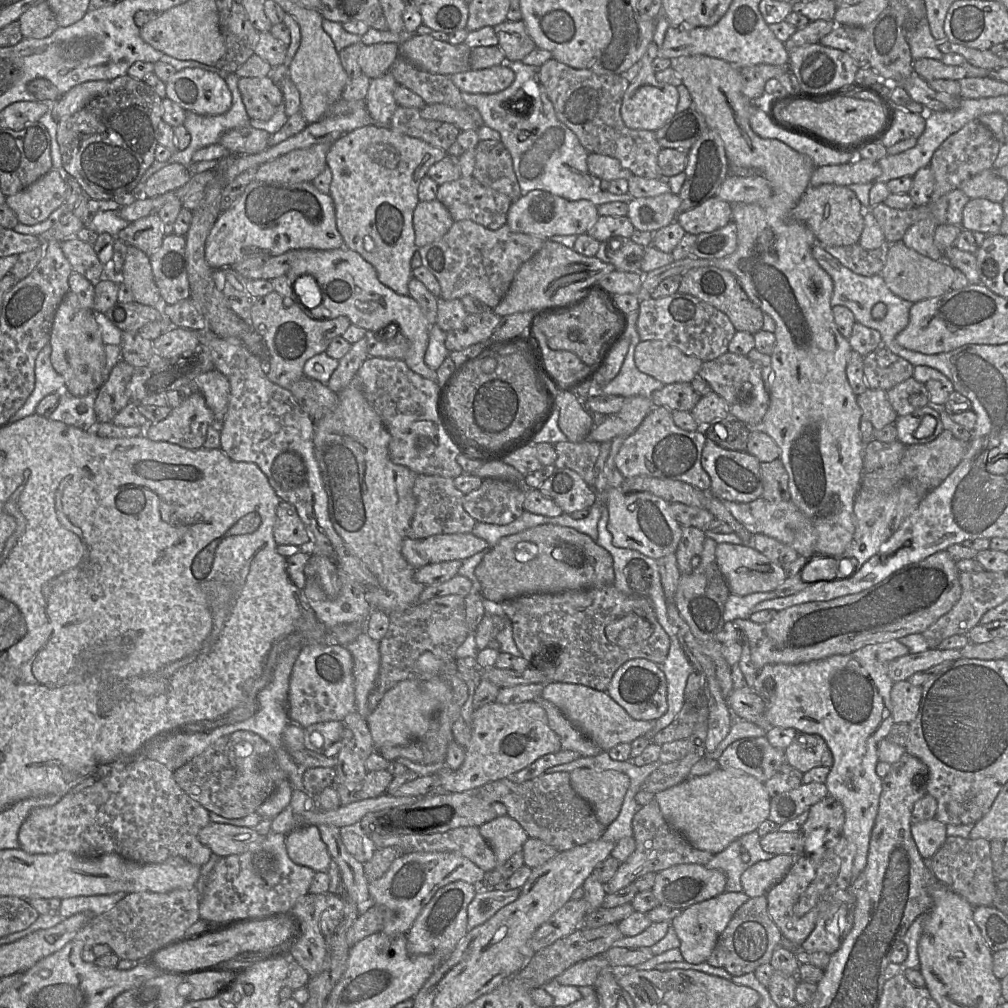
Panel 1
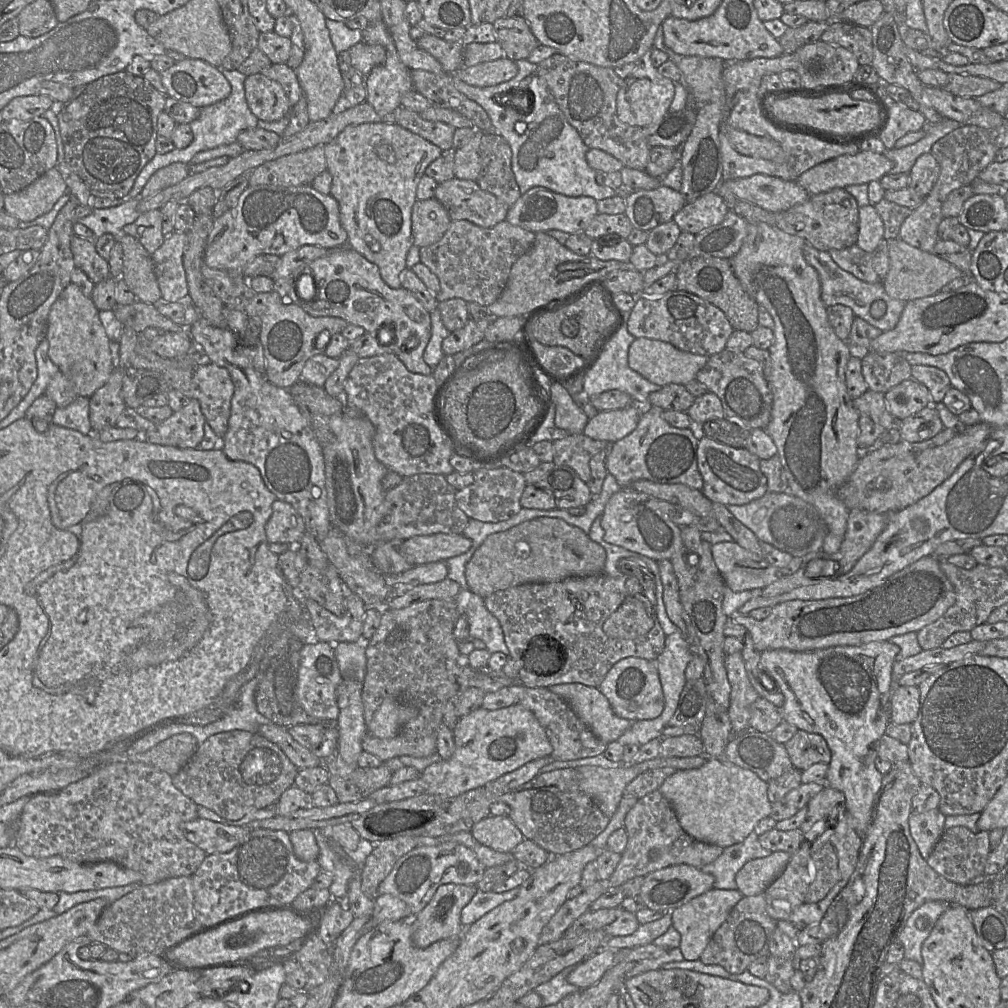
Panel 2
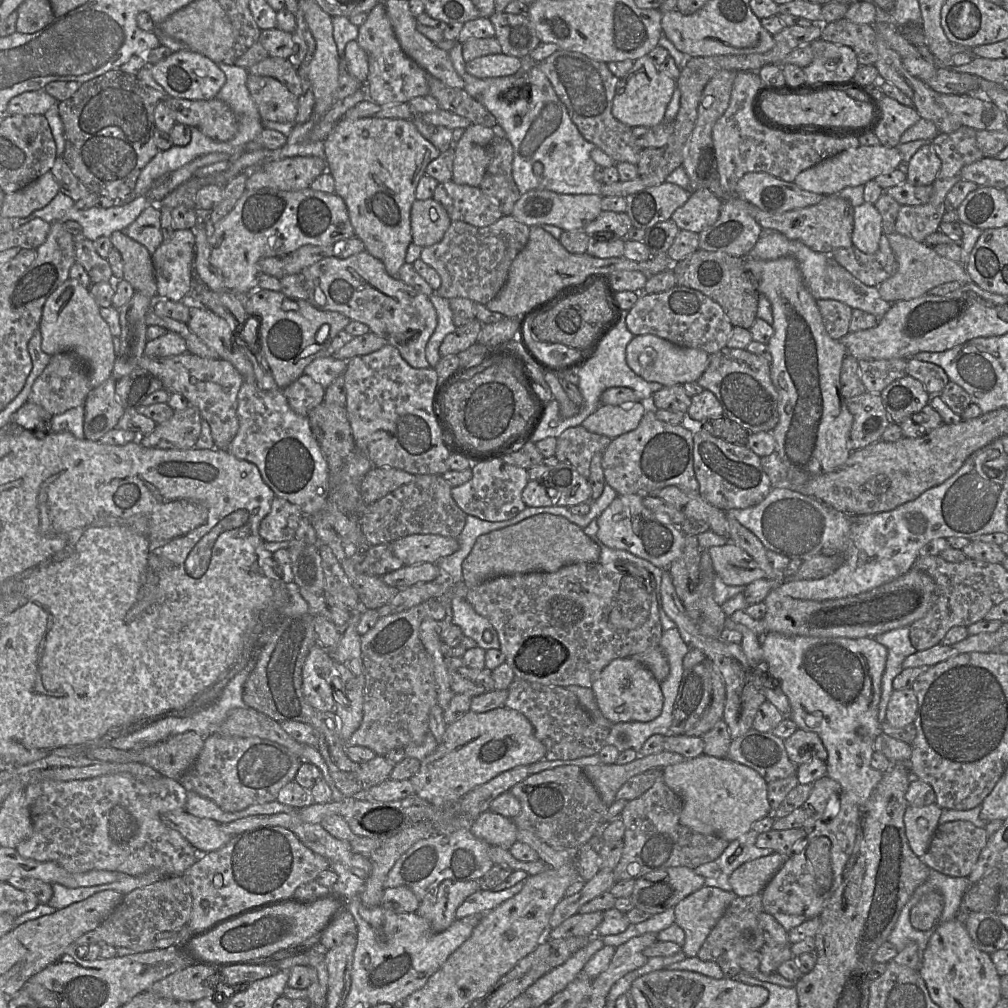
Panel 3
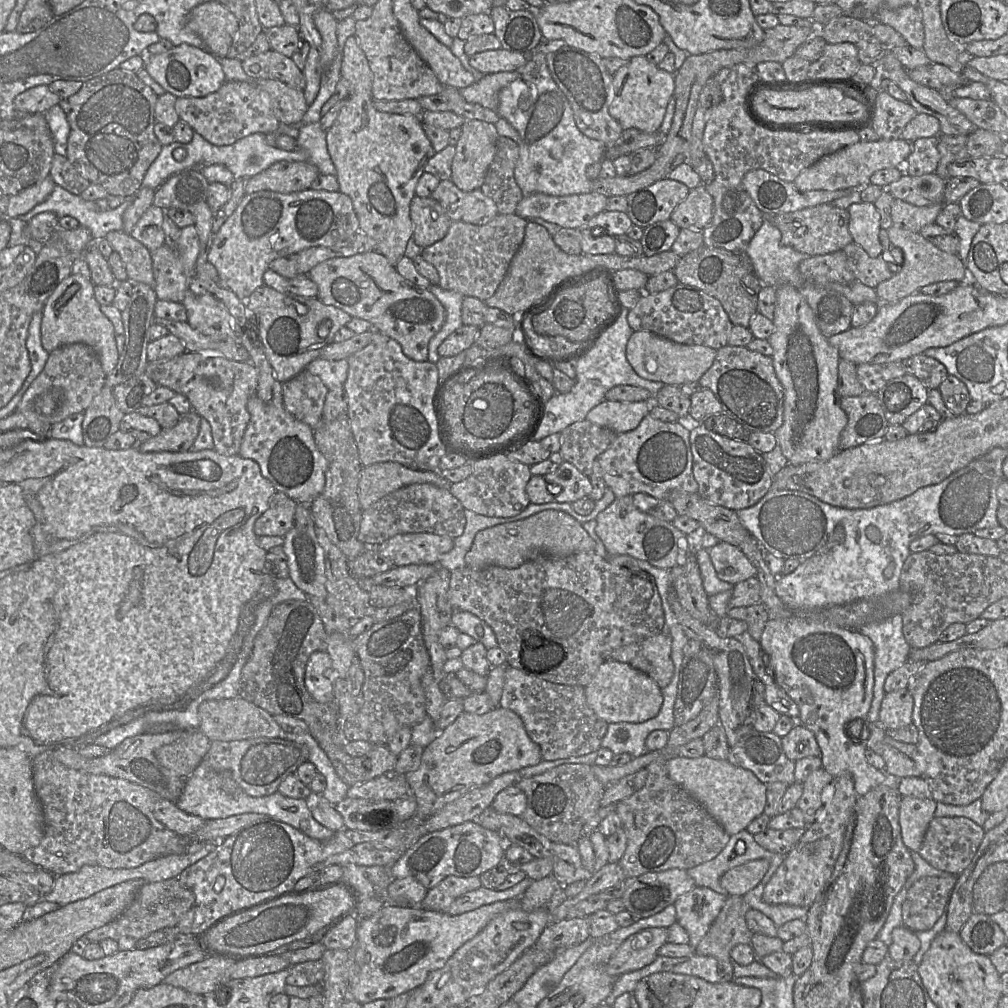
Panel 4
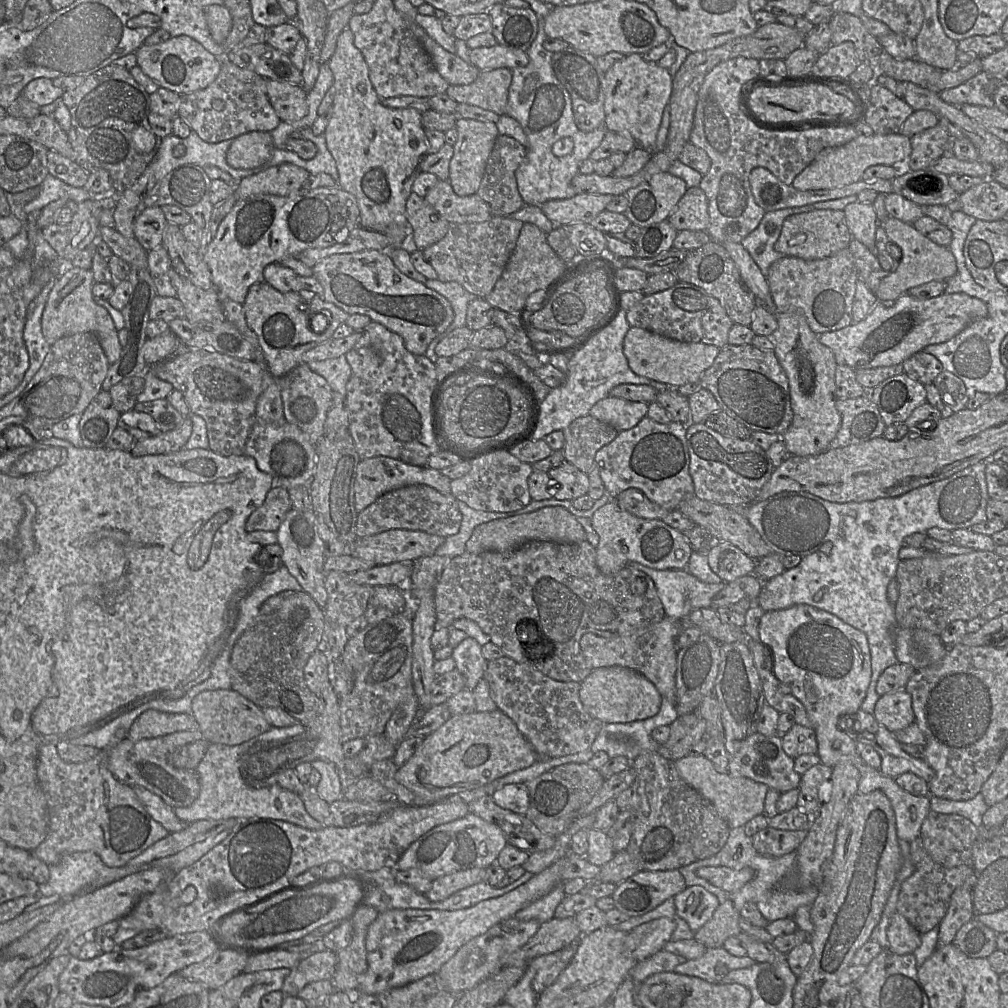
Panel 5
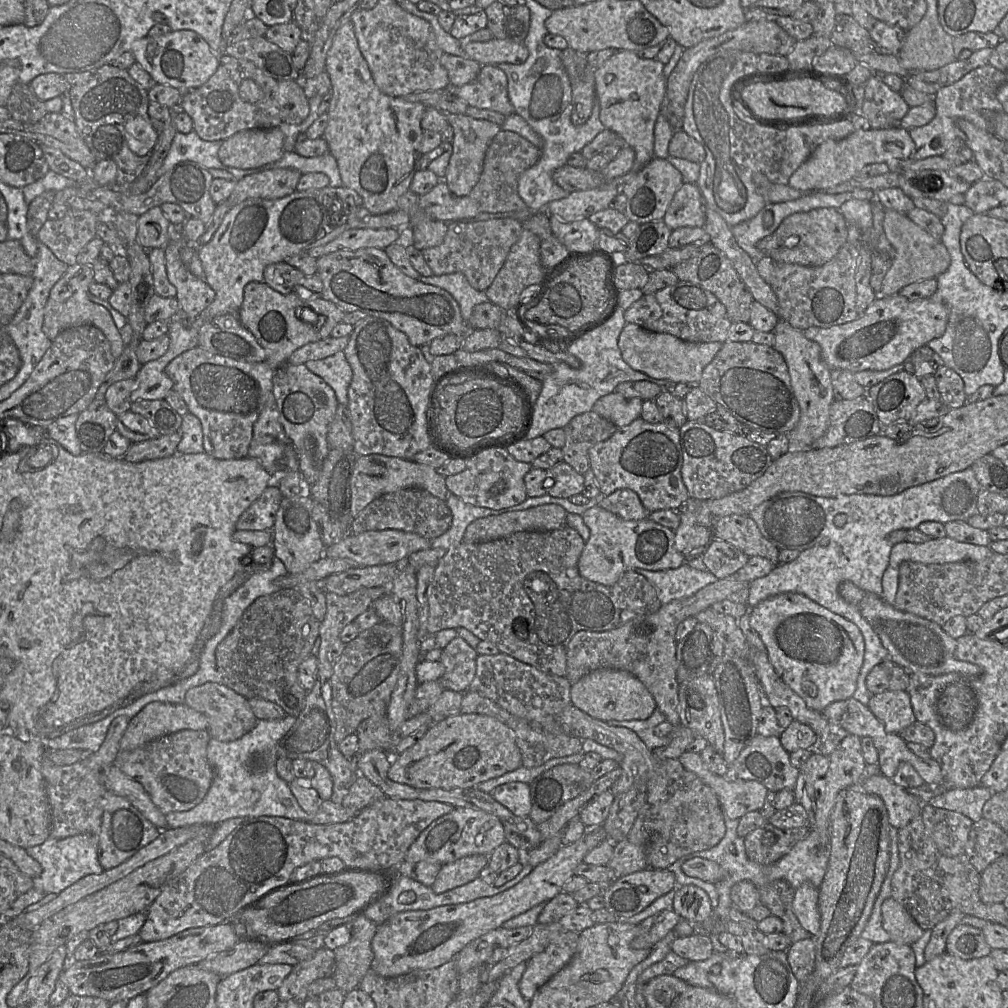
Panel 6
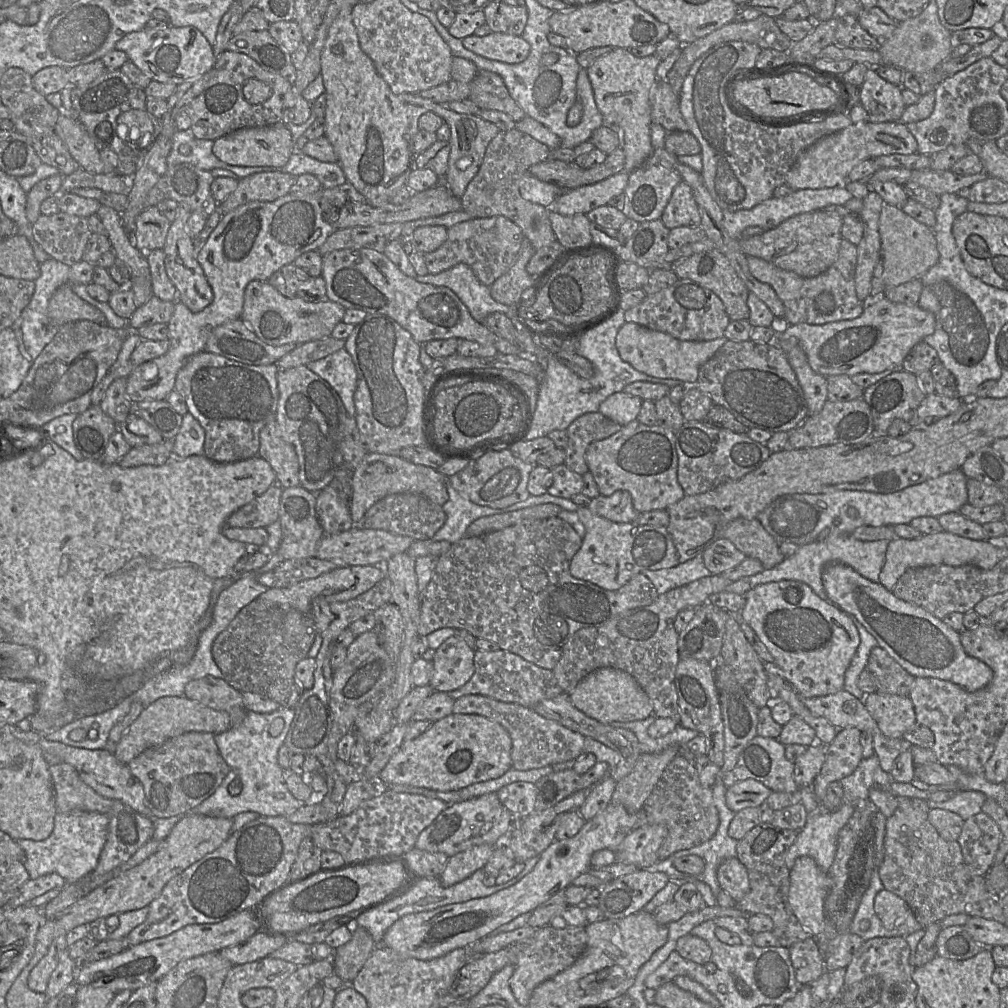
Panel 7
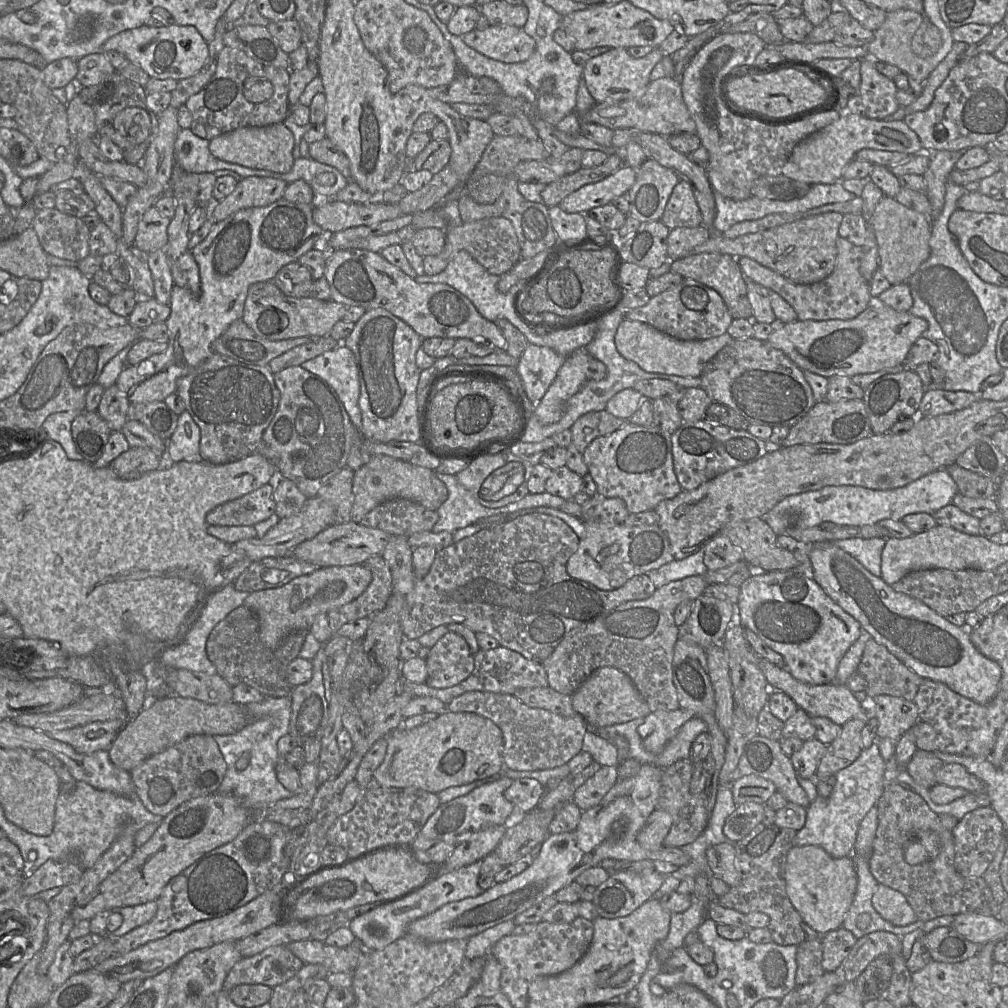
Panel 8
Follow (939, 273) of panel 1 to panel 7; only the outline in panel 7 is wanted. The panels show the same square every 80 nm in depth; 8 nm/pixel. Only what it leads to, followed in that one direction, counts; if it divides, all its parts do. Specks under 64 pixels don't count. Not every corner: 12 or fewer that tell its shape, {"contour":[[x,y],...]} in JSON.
{"contour":[[883,204],[883,280],[920,279],[939,260],[933,230]]}

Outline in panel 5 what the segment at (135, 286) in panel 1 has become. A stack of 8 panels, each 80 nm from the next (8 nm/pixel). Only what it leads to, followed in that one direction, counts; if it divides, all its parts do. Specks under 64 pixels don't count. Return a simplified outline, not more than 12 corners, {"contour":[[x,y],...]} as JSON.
{"contour":[[115,228],[99,239],[133,268],[148,268],[148,252]]}

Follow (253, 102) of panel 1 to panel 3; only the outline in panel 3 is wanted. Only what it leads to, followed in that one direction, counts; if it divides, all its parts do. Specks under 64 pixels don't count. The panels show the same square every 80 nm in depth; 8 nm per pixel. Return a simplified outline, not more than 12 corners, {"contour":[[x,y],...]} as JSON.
{"contour":[[248,74],[262,120],[295,123],[299,98],[273,77]]}

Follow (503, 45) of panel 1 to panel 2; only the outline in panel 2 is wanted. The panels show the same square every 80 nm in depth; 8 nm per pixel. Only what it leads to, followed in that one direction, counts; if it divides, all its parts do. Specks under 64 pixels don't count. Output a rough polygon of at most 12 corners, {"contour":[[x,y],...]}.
{"contour":[[524,17],[493,28],[505,57],[527,59],[539,44]]}

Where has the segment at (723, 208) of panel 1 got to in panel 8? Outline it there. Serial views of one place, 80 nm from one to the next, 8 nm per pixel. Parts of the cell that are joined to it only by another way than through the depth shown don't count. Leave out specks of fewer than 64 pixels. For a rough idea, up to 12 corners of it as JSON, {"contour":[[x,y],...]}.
{"contour":[[677,183],[660,221],[670,230],[702,225],[689,183]]}

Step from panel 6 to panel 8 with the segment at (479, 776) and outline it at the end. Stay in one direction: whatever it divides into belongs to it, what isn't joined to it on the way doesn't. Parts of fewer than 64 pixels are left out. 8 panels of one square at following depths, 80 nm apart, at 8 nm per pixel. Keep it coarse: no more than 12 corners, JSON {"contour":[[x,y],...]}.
{"contour":[[447,711],[386,738],[378,786],[437,795],[500,775],[501,729]]}

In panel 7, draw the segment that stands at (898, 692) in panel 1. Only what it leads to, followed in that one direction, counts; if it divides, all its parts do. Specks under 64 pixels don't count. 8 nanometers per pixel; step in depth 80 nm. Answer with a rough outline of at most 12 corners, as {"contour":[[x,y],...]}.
{"contour":[[871,693],[865,707],[889,738],[916,723],[906,696]]}

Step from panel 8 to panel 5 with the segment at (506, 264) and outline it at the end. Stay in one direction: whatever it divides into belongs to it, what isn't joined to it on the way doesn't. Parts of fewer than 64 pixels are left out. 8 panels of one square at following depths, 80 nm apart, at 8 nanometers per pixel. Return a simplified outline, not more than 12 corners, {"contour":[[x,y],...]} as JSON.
{"contour":[[450,223],[422,250],[443,282],[485,298],[524,223]]}

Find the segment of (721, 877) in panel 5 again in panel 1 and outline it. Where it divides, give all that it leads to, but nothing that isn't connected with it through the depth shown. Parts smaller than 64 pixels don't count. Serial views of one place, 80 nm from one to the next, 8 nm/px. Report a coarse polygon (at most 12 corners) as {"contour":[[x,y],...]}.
{"contour":[[775,855],[741,876],[750,898],[766,895],[787,874],[792,855]]}

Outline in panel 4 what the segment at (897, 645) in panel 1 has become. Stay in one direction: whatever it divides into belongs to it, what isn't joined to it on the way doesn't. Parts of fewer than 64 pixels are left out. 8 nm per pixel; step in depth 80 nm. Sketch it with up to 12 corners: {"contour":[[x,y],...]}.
{"contour":[[824,618],[768,619],[759,642],[859,797],[889,775],[846,732],[874,687],[874,645]]}

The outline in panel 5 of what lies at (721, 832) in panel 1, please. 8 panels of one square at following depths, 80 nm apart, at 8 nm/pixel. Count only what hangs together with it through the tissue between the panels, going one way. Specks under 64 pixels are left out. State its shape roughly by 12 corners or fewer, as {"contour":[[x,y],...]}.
{"contour":[[703,754],[675,761],[729,828],[763,814],[769,787],[719,773]]}

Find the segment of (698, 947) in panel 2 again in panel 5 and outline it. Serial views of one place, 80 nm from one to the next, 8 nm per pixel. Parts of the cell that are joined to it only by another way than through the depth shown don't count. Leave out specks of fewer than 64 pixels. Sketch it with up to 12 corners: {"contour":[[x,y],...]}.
{"contour":[[697,885],[674,897],[677,916],[694,933],[720,905]]}

